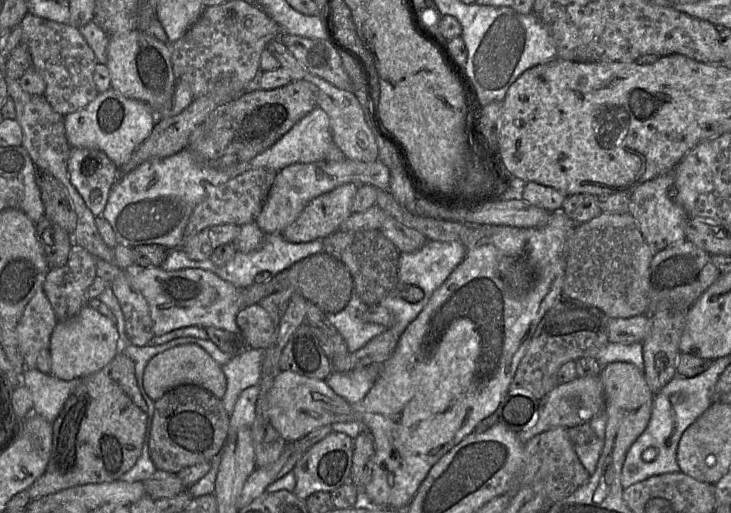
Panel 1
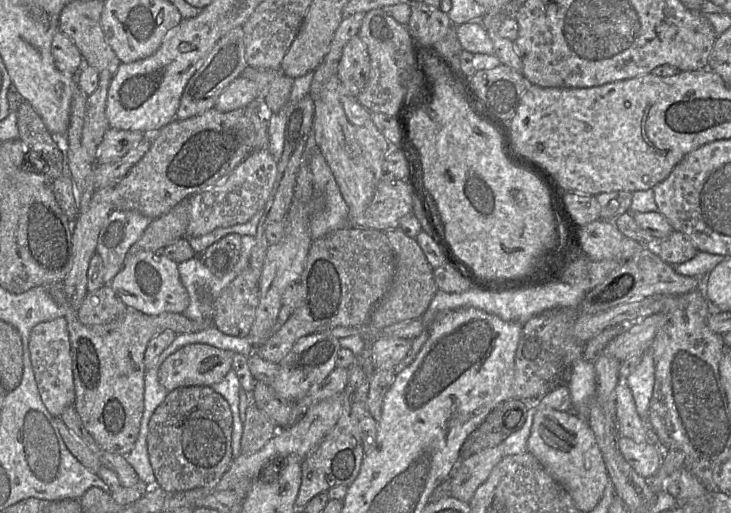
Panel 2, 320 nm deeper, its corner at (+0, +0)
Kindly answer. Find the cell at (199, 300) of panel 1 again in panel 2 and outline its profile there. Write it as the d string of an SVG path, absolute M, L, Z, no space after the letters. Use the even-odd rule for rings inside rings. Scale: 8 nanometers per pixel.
M142 251L128 257L109 285L128 308L148 315L183 313L190 303L187 290L179 277L177 263L161 251Z

